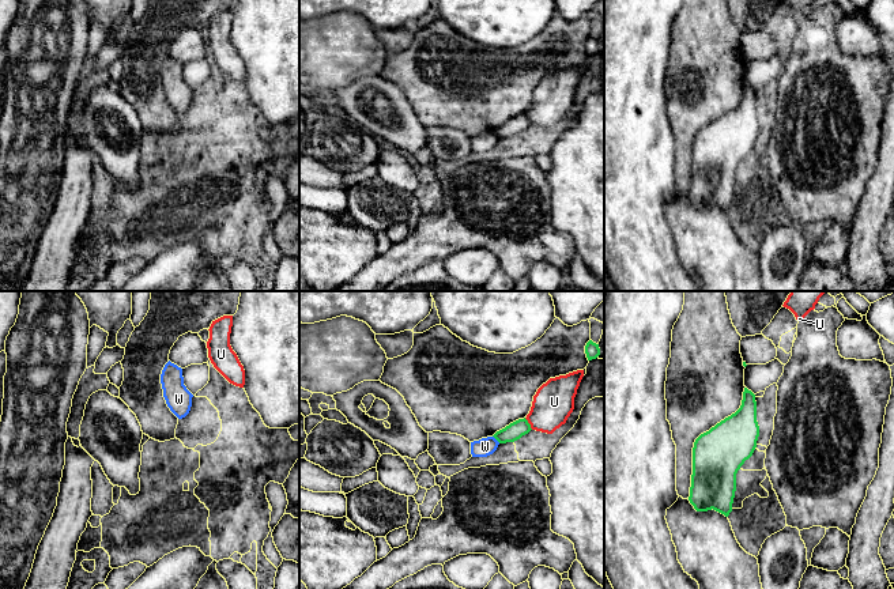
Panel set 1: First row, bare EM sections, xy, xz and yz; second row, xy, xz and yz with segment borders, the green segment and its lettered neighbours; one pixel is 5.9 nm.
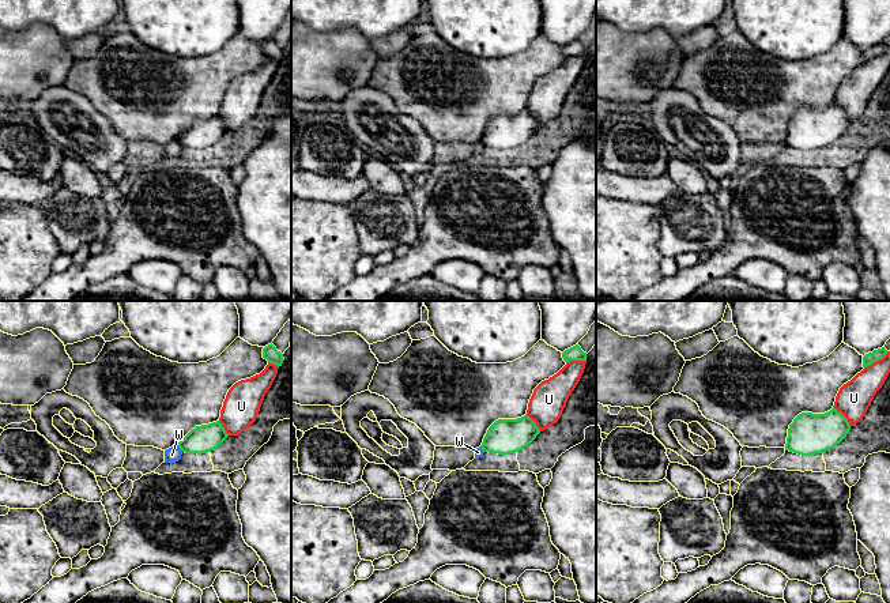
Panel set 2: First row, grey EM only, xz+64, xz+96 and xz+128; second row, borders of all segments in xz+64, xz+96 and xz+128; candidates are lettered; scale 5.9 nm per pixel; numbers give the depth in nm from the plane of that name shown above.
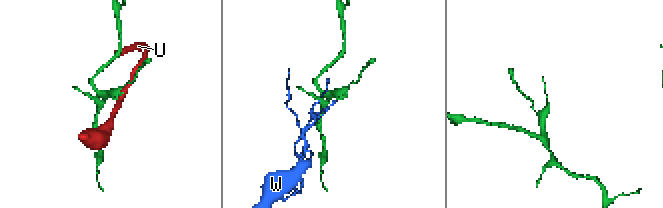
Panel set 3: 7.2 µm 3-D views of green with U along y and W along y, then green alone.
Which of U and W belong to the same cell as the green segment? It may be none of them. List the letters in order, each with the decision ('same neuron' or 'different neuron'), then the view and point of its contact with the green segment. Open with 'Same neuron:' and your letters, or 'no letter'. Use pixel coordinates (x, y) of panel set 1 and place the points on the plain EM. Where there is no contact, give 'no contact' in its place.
Same neuron: no letter
U: different neuron; contact xz (528, 119)
W: different neuron; contact xz (497, 135)

